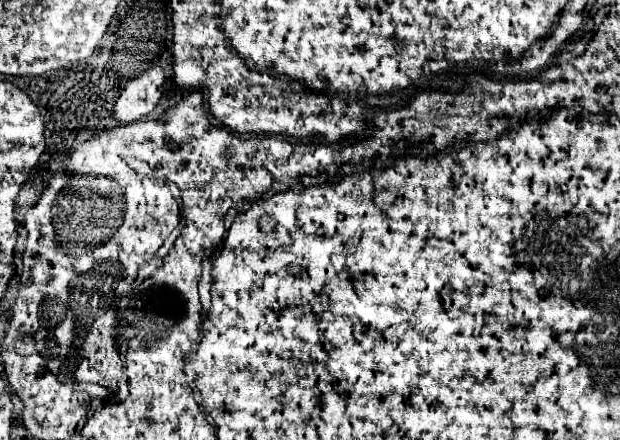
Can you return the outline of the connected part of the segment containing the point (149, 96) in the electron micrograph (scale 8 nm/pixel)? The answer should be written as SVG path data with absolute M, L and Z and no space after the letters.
M150 68L138 78L130 80L114 106L116 120L120 124L130 124L146 118L156 108L164 90L164 82L166 76L162 68Z

